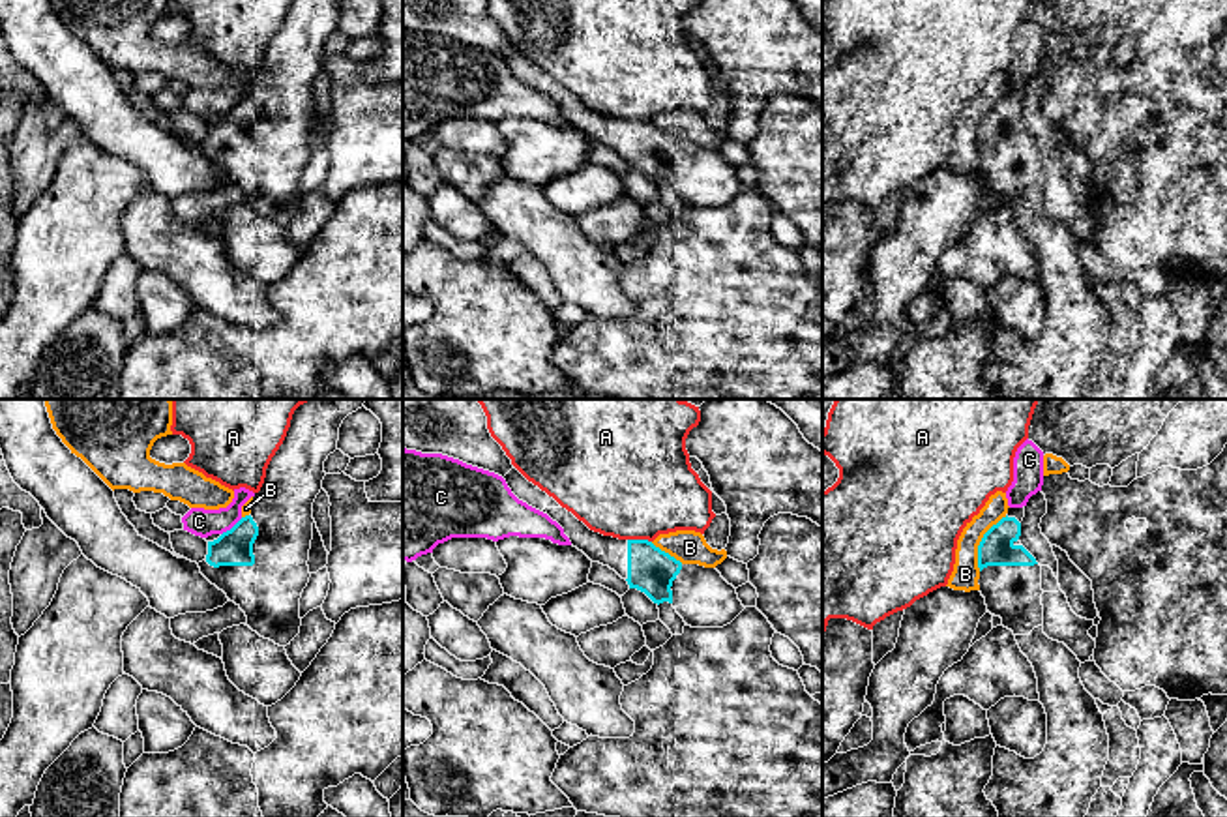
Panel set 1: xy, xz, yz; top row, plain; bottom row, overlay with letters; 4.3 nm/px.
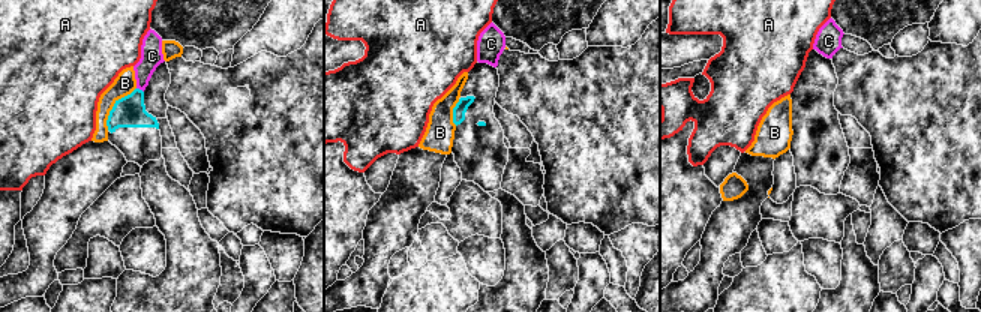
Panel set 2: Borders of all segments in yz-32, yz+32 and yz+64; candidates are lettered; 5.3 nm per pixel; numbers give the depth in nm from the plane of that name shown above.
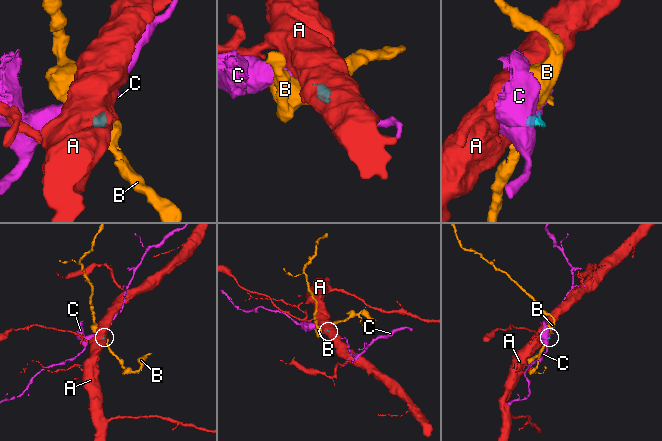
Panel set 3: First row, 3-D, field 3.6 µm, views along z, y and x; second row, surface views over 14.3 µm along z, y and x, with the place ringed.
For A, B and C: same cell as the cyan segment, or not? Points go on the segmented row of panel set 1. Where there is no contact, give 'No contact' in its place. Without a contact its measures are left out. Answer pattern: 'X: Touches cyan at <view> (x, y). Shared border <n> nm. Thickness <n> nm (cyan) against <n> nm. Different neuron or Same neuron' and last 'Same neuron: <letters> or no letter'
A: Touches cyan at xz (639, 540). Shared border 110 nm. Thickness 200 nm (cyan) against 500 nm. Different neuron
B: Touches cyan at yz (980, 542). Shared border 260 nm. Thickness 150 nm (cyan) against 120 nm. Different neuron
C: Touches cyan at xy (233, 527). Shared border 120 nm. Thickness 160 nm (cyan) against 120 nm. Different neuron
Same neuron: no letter

